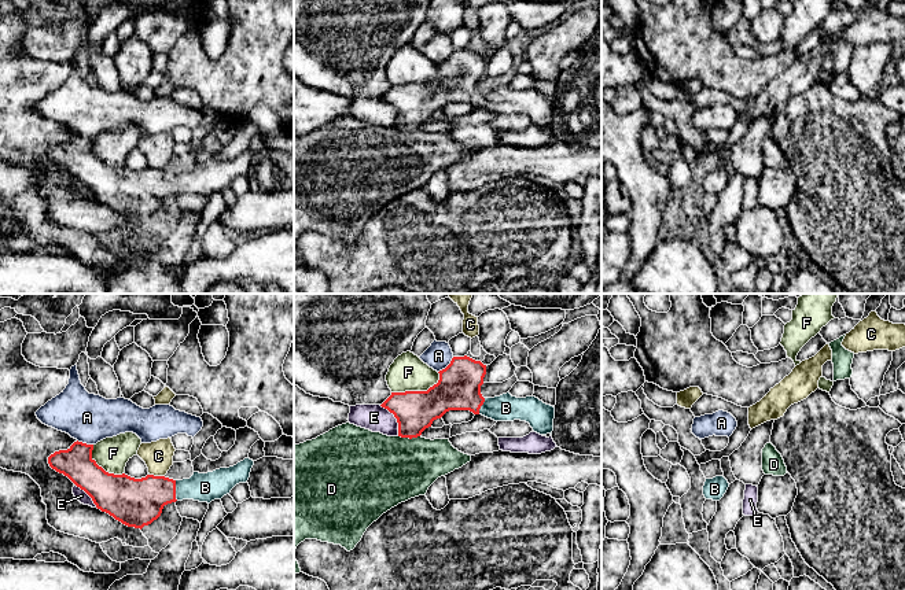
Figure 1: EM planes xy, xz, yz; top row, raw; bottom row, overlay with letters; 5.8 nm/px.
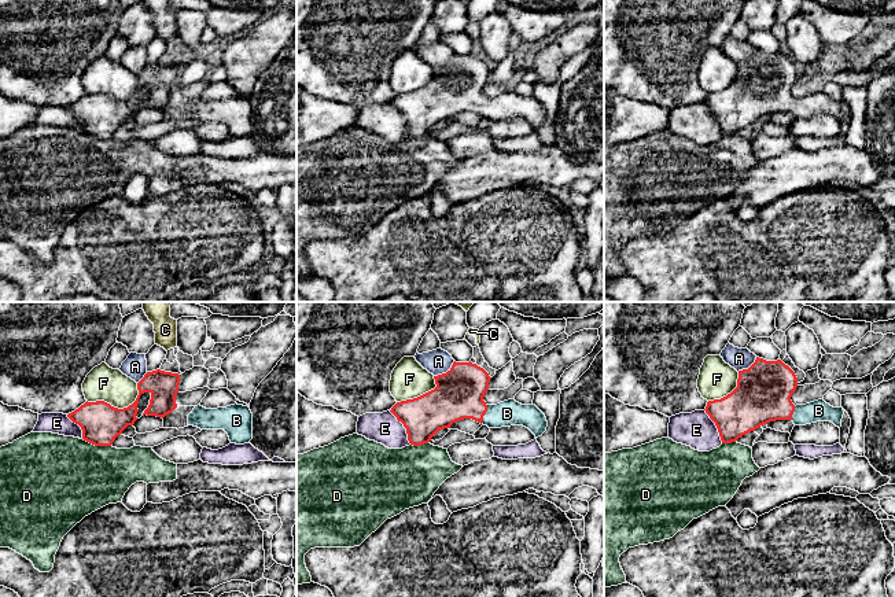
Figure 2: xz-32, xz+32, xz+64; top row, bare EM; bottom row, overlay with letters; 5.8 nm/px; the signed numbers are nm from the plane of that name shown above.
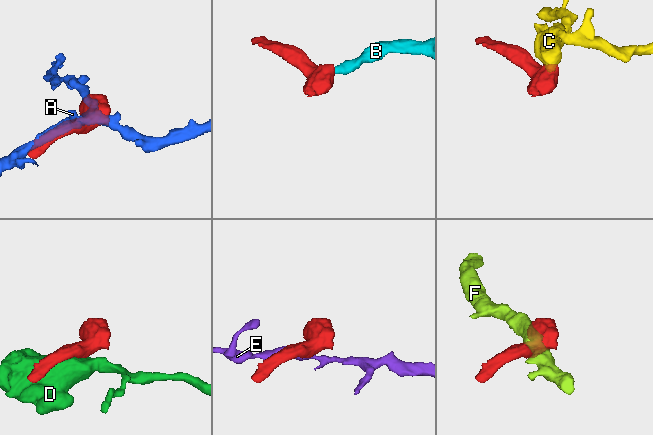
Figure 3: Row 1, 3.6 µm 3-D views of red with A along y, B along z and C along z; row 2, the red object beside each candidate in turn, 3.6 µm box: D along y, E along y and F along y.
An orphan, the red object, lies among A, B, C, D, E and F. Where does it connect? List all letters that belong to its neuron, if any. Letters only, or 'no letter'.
B

